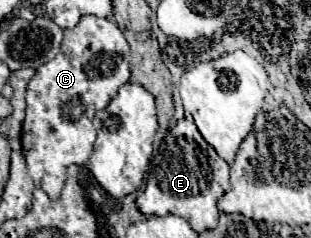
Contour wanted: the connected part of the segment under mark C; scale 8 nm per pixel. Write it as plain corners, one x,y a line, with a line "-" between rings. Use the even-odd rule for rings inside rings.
85,16
81,20
83,22
79,22
73,30
65,30
59,54
51,62
39,66
27,86
27,116
21,132
23,156
27,160
29,176
33,178
35,186
43,188
51,200
57,200
61,194
61,188
67,178
67,166
81,166
91,156
95,142
95,128
91,120
97,110
109,104
109,100
117,94
119,86
123,86
131,74
131,50
119,26
115,22
109,22
107,18
97,16

